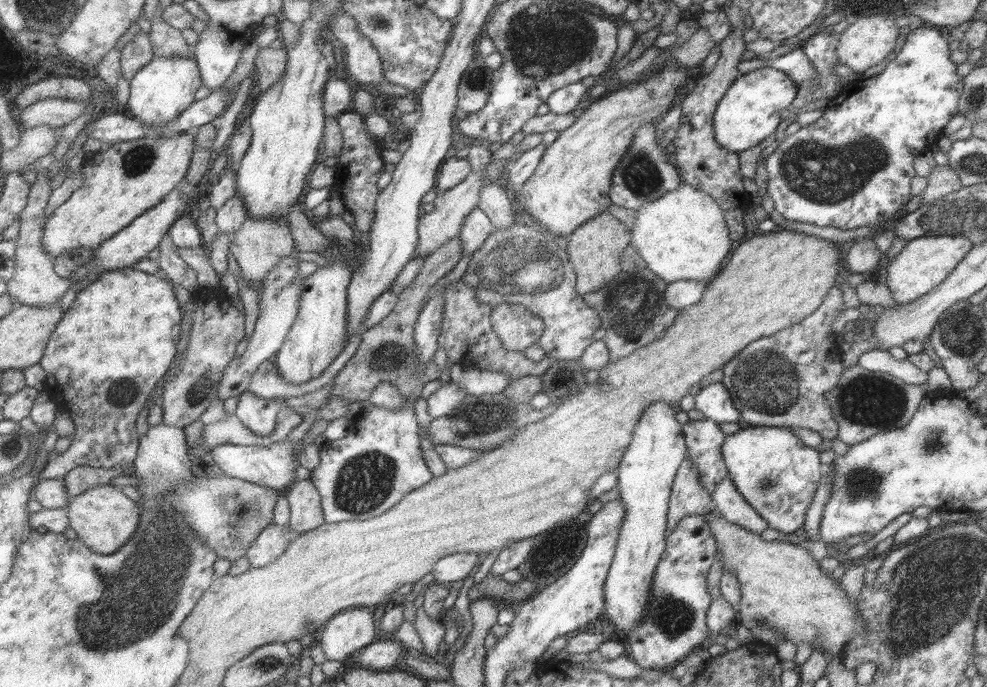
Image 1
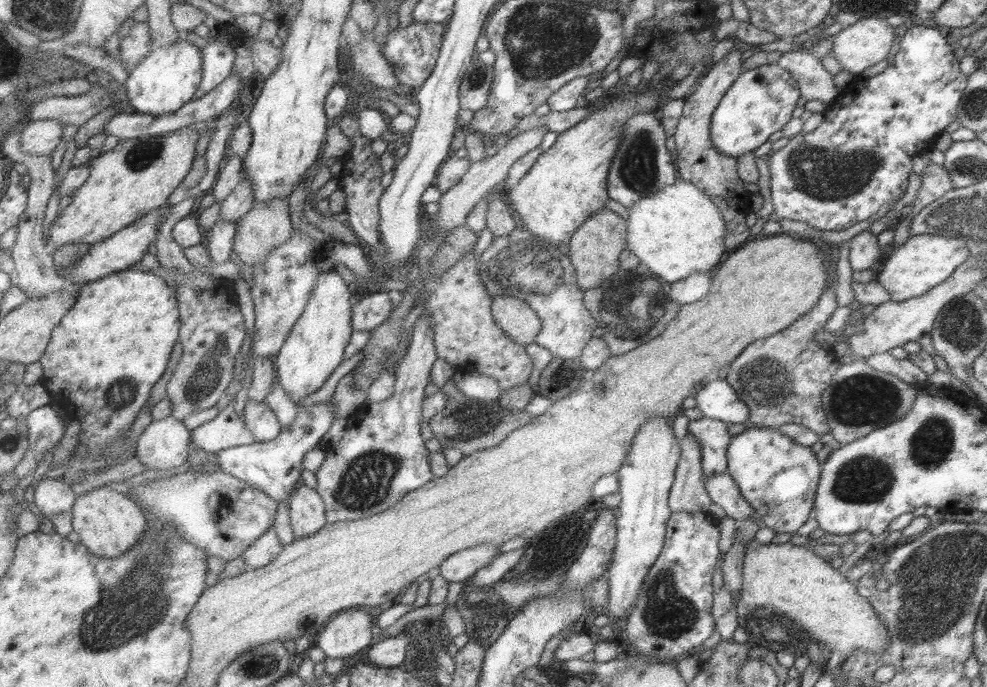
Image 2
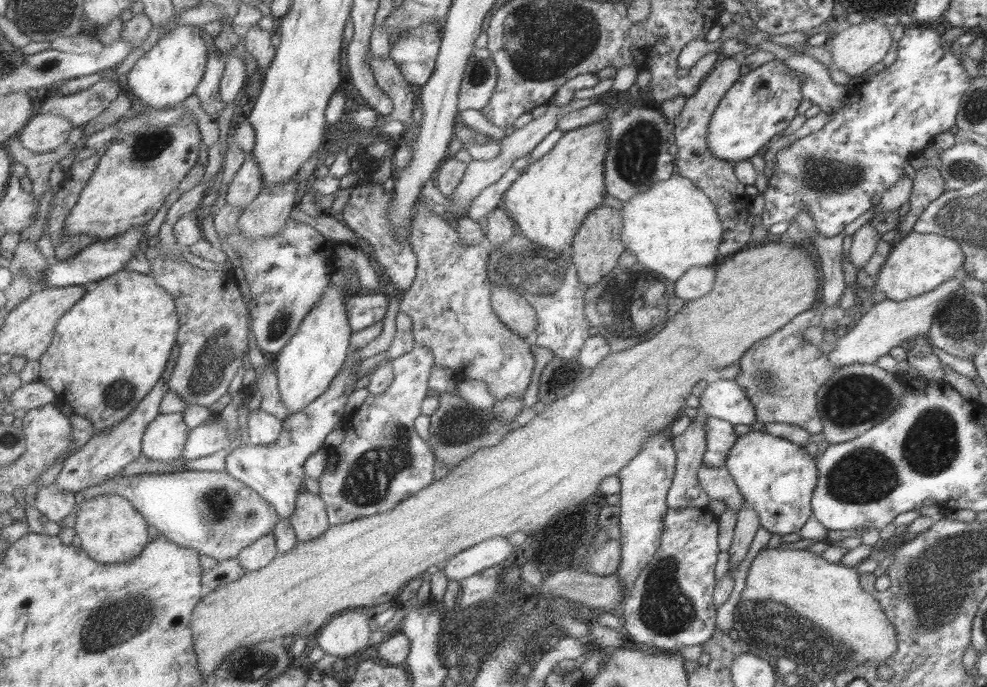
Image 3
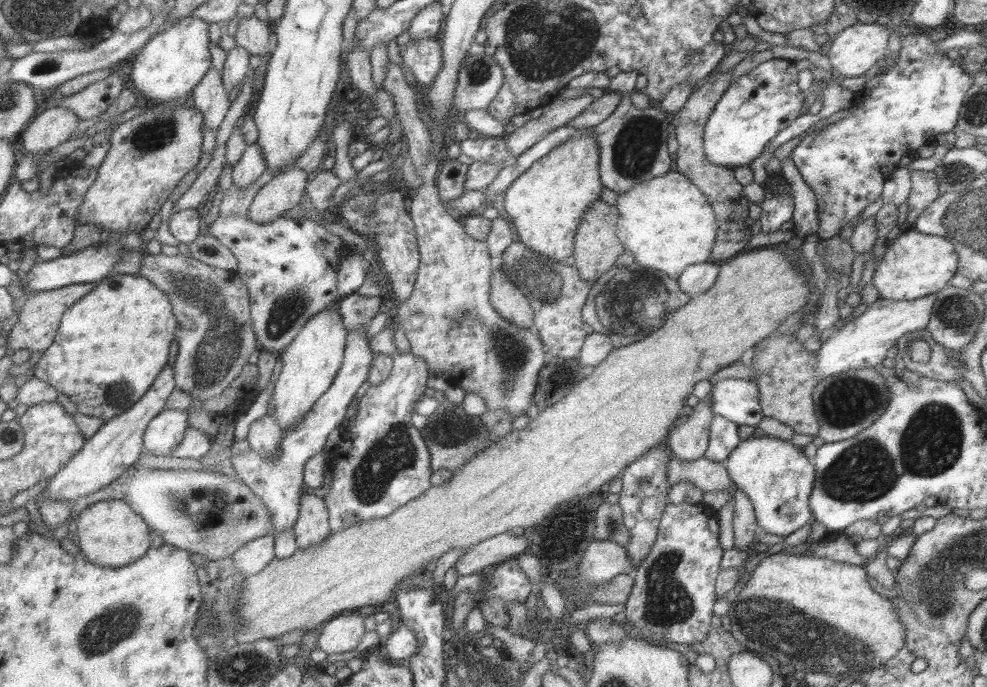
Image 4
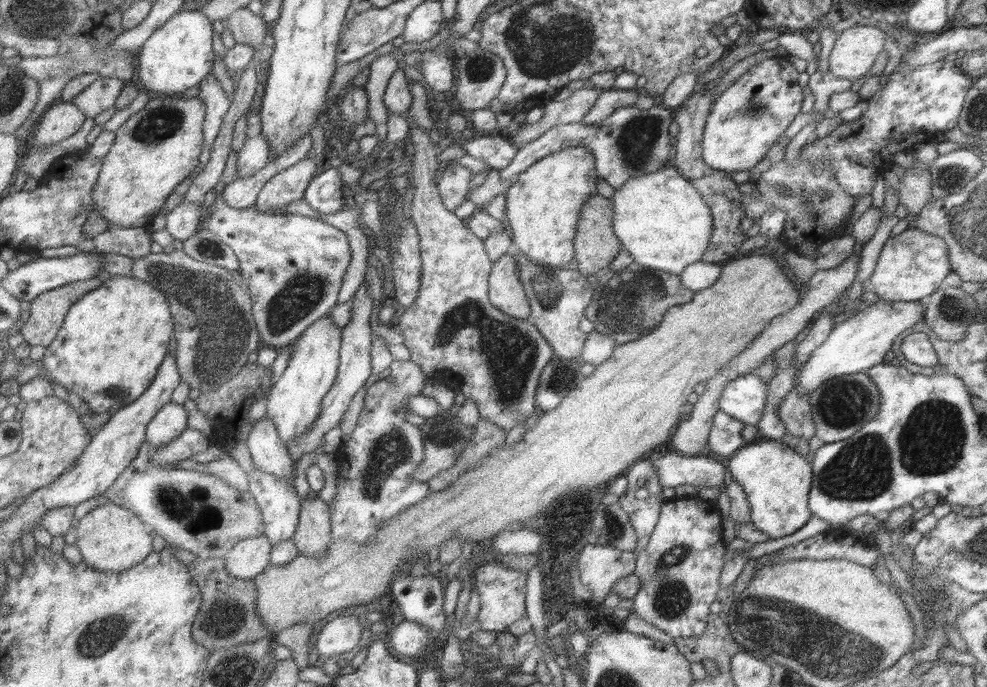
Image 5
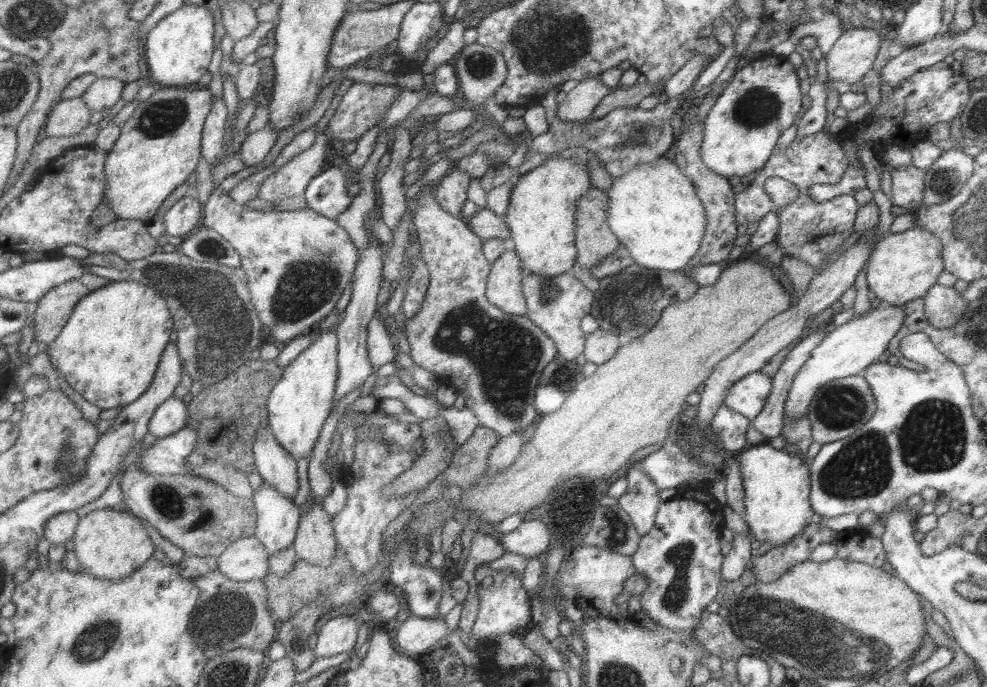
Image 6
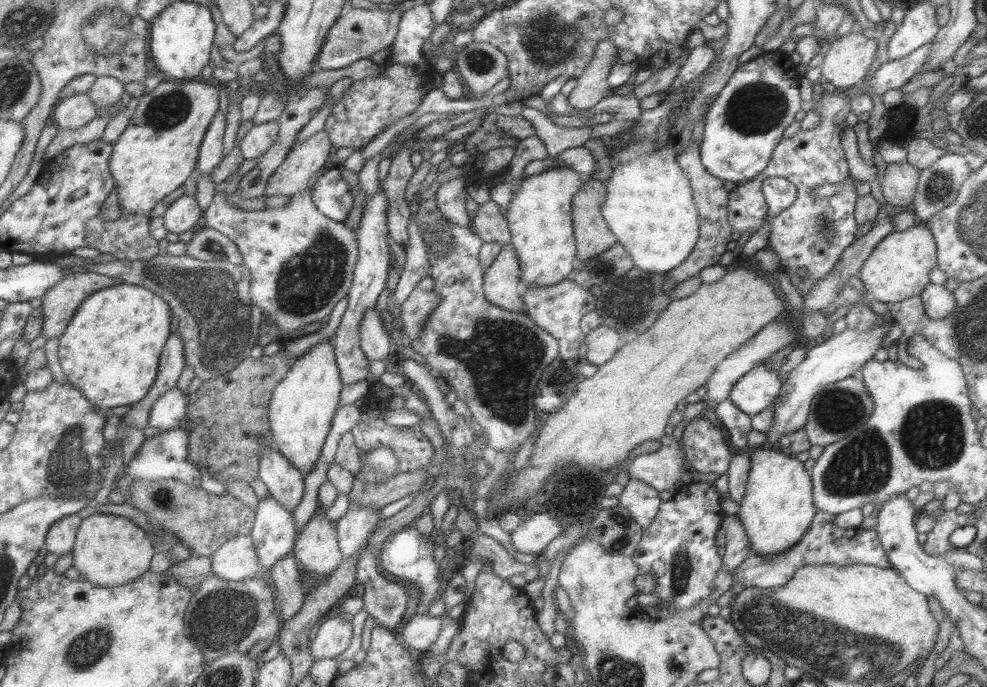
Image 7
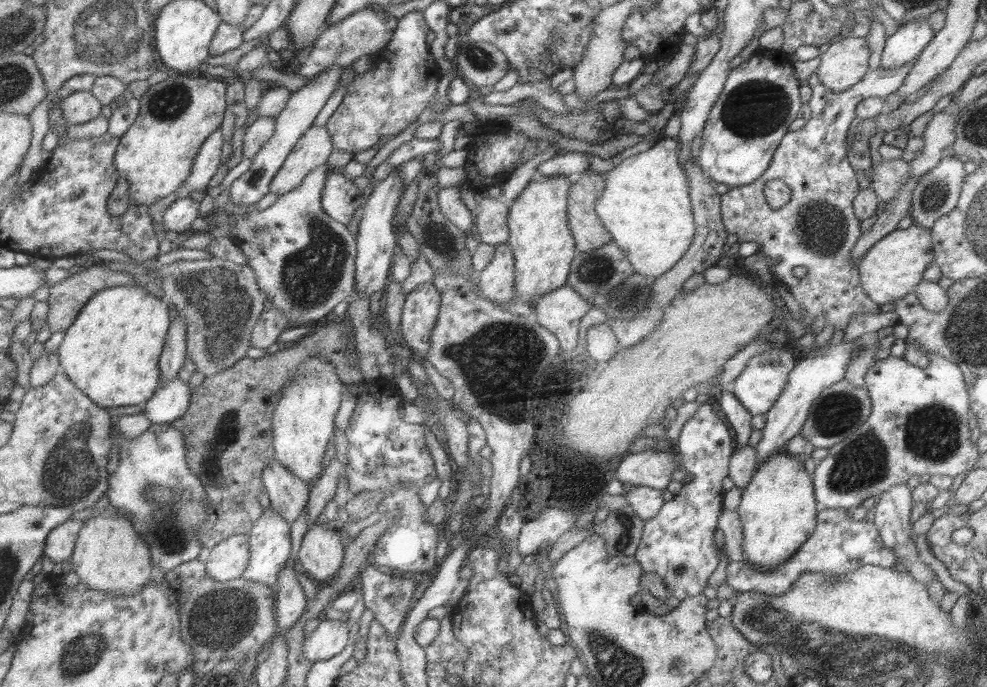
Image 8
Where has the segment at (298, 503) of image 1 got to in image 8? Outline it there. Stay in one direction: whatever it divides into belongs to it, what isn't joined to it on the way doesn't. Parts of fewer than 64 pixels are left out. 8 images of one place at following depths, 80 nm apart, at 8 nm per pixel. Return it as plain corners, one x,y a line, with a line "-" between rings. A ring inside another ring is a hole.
315,524
305,532
296,562
317,586
331,581
344,560
344,544
337,531

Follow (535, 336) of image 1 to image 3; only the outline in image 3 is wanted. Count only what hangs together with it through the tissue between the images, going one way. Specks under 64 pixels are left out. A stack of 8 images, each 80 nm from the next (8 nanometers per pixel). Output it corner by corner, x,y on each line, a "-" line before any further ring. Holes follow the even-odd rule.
493,284
490,305
495,316
519,338
529,338
538,331
535,309
514,290

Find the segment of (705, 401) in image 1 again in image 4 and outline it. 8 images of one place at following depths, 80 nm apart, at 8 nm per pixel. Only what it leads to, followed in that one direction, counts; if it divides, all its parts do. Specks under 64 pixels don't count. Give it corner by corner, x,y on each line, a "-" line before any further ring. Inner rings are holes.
725,378
712,384
709,395
713,415
725,418
737,426
755,428
761,421
759,391
755,382

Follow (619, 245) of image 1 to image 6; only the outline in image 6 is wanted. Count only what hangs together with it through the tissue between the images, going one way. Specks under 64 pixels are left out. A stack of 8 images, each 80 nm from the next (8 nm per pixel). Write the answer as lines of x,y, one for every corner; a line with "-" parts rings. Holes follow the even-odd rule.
589,187
587,195
578,198
575,211
576,263
589,270
620,245
607,222
609,199
606,192

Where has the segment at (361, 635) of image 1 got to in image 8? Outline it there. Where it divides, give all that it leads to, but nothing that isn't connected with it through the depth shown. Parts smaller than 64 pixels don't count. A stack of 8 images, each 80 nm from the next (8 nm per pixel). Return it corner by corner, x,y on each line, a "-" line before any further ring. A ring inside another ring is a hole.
318,619
308,630
302,644
307,660
327,660
339,654
349,640
350,623
340,620

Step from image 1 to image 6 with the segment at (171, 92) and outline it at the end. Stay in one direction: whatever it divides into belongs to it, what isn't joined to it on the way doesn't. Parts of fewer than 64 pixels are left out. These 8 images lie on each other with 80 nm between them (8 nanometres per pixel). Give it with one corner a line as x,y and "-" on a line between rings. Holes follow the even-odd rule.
185,5
157,24
145,38
150,68
150,82
158,86
190,86
199,82
209,66
215,50
214,13
206,6

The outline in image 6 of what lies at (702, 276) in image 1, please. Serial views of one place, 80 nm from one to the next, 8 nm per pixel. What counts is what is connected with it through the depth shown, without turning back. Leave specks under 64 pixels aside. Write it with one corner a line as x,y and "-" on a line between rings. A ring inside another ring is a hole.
671,154
660,156
649,164
638,164
621,178
612,181
606,195
610,202
607,211
608,227
639,266
669,272
682,271
699,250
706,225
705,209
689,178
675,166

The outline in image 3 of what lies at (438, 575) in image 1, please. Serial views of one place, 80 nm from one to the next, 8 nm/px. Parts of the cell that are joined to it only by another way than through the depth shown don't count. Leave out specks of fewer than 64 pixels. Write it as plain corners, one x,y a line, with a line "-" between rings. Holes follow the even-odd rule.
503,537
483,540
450,556
443,568
446,580
460,581
502,561
513,548

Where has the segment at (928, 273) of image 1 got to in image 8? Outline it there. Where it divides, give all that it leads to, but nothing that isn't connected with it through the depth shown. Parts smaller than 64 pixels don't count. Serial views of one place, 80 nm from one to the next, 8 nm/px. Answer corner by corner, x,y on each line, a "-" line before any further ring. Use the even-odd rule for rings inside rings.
911,224
905,229
892,230
862,254
857,264
861,288
876,305
901,300
922,281
923,271
933,260
929,229

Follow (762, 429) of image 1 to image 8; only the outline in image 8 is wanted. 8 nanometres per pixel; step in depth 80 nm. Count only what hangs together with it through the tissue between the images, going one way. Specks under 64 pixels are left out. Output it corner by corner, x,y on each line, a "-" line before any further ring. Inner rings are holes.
769,456
757,466
742,490
736,513
742,528
743,559
758,569
778,567
815,530
817,510
812,477
802,465
792,456

